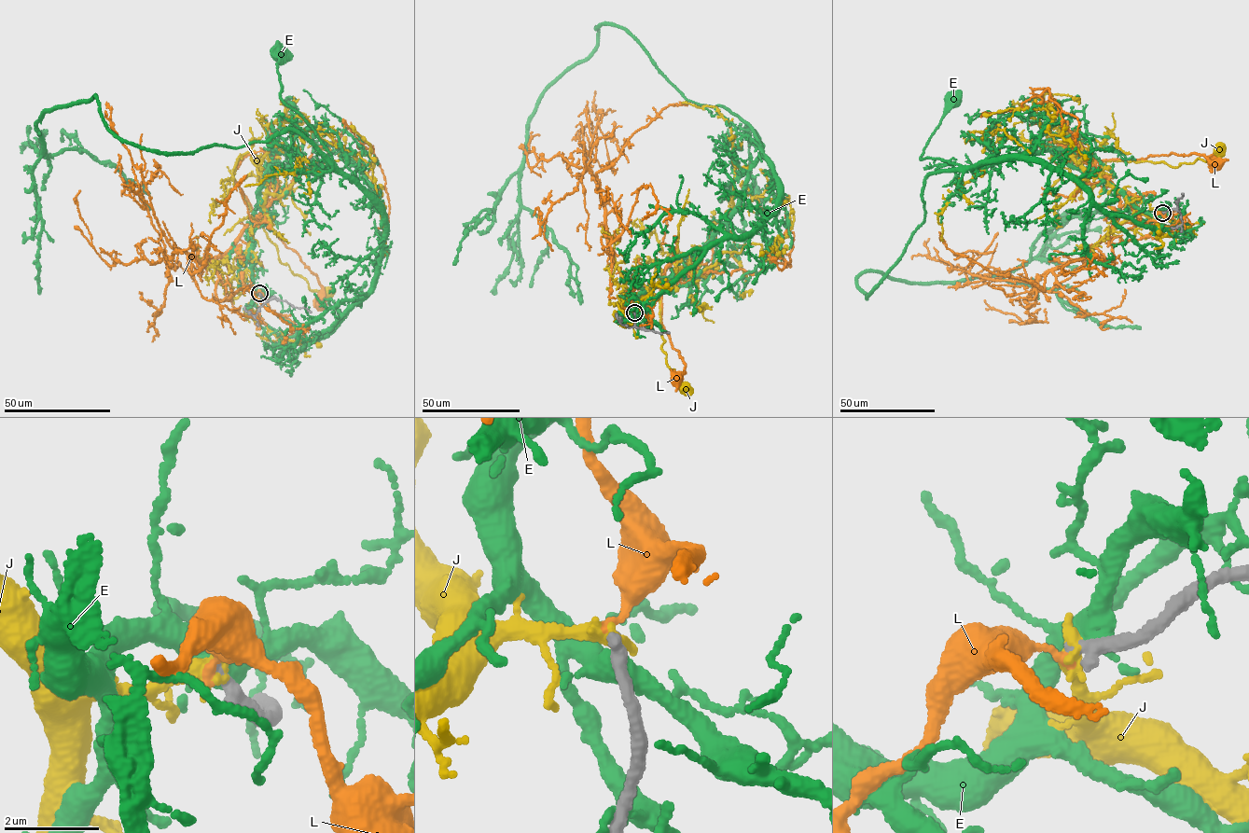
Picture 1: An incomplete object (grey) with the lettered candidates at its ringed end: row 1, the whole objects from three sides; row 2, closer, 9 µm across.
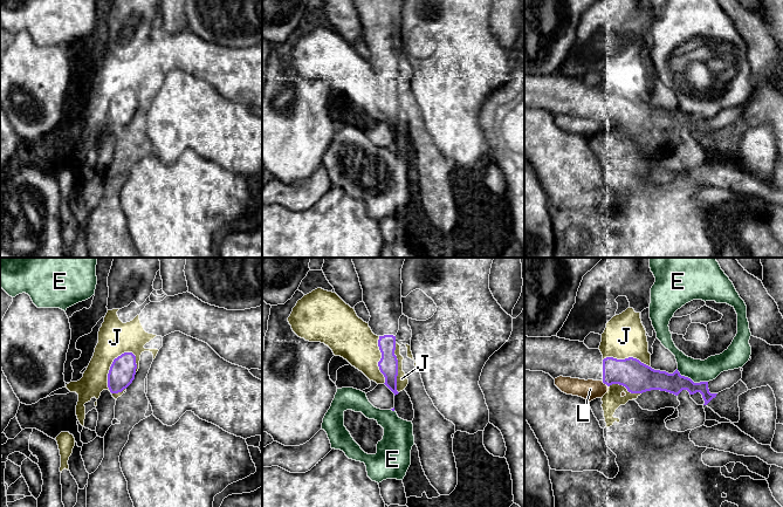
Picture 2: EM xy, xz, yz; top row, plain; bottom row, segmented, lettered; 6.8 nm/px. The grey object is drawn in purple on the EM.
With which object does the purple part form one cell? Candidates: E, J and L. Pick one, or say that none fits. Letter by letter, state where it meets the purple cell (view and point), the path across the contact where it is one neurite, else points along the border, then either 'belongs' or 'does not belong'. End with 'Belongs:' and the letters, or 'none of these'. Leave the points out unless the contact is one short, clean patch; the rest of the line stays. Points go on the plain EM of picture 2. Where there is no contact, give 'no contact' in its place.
E: yz (691, 117) | does not belong
J: xy (110, 104) | does not belong
L: yz (605, 121) | does not belong
Belongs: none of these

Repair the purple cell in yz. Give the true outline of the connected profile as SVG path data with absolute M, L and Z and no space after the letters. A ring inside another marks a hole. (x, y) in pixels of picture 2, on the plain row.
M524 74L524 107L530 109L543 109L554 117L563 114L579 117L602 118L607 124L619 122L631 131L643 131L651 128L660 128L678 133L682 128L689 132L700 130L707 143L717 131L710 131L708 119L694 121L691 116L681 114L678 107L673 111L654 108L641 101L639 97L629 95L617 97L613 95L604 96L599 87L589 87L584 80L570 78L551 75L528 75Z

